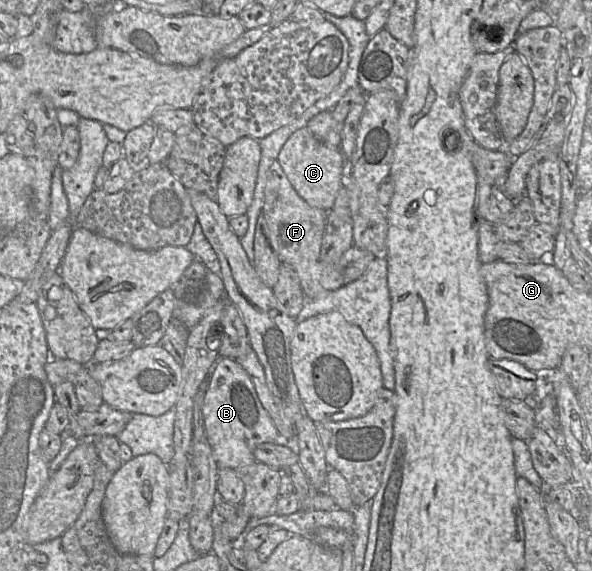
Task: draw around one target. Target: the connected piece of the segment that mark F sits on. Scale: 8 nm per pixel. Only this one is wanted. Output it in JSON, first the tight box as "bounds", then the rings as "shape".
{"bounds":[262,160,375,300],"shape":[[[277,160],[267,172],[262,215],[269,244],[281,263],[288,264],[298,274],[306,300],[318,298],[356,280],[375,258],[371,252],[353,245],[336,262],[324,263],[320,259],[320,251],[327,211],[310,206],[298,195]]]}

